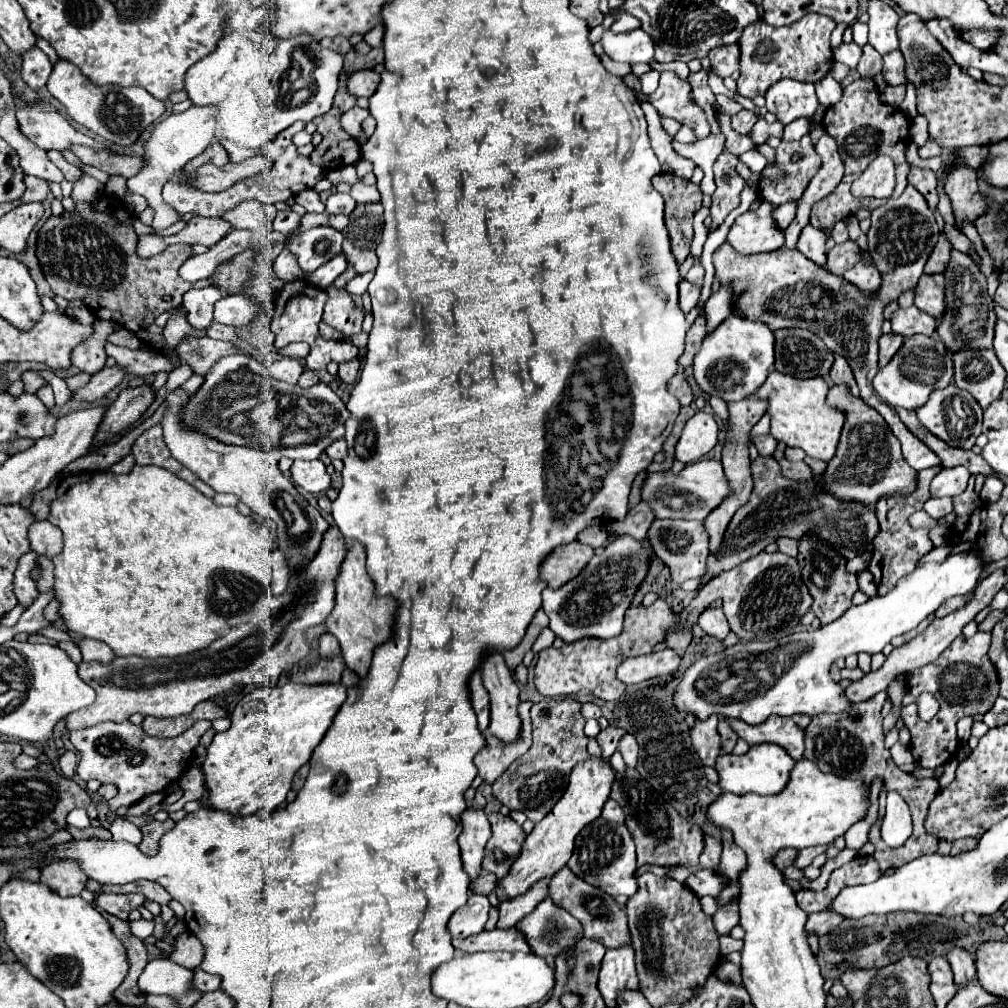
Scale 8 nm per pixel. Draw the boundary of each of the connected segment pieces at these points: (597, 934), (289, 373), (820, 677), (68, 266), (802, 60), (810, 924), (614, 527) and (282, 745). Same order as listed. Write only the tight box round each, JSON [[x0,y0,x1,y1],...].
[[547,866,631,948],[269,358,303,384],[675,552,983,724],[37,196,211,352],[737,14,837,96],[807,910,845,936],[607,502,653,542],[203,682,347,816]]

